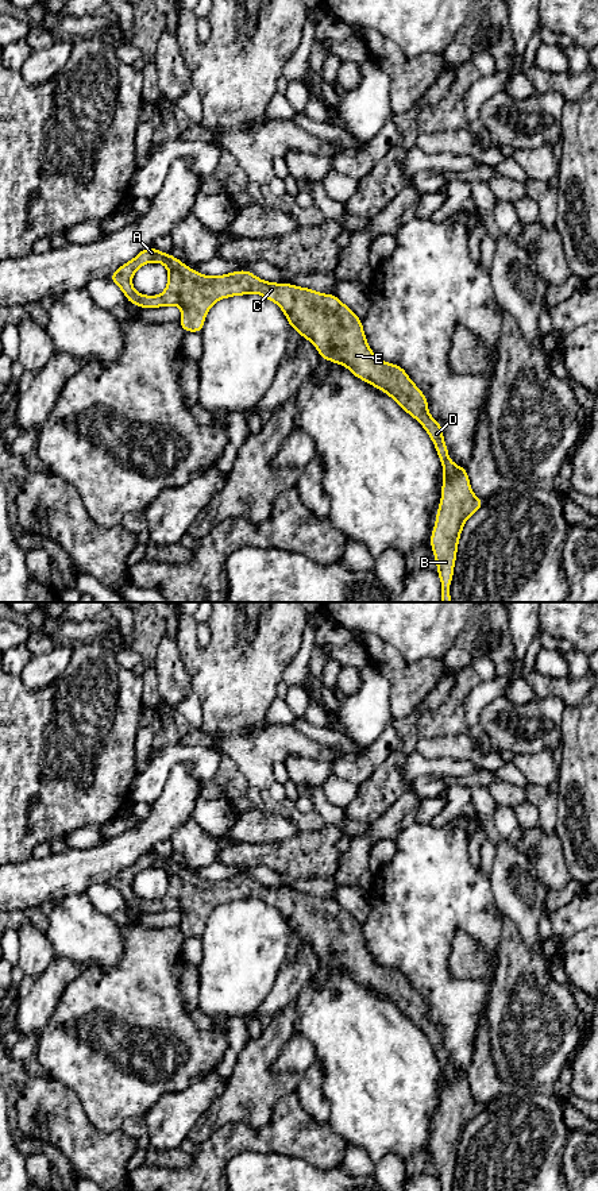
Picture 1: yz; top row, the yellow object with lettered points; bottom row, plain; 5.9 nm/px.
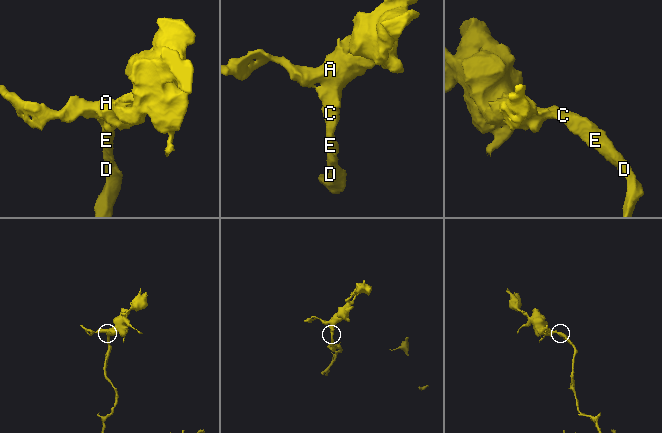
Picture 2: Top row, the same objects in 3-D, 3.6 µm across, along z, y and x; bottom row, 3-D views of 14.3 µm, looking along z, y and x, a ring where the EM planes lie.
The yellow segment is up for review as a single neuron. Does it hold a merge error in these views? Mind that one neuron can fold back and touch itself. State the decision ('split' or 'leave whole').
leave whole

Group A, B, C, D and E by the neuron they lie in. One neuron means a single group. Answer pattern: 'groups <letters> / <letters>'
groups A B C D E

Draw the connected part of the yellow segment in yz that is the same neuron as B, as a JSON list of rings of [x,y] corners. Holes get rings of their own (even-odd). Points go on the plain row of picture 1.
[[[154,852],[142,855],[108,882],[132,910],[144,914],[178,910],[182,913],[180,929],[184,937],[202,934],[211,911],[227,902],[258,898],[275,907],[297,933],[301,943],[312,947],[323,964],[346,971],[356,983],[383,995],[414,1022],[427,1036],[443,1069],[441,1106],[431,1140],[431,1152],[437,1169],[441,1191],[450,1191],[456,1167],[459,1142],[464,1128],[483,1111],[471,1095],[467,1074],[456,1071],[448,1061],[443,1033],[428,1018],[428,1005],[408,982],[406,976],[379,965],[367,949],[359,924],[335,899],[292,889],[259,884],[247,875],[209,882],[192,875],[171,859]],[[159,867],[169,876],[167,891],[159,901],[139,899],[132,889],[135,876],[146,868]]]

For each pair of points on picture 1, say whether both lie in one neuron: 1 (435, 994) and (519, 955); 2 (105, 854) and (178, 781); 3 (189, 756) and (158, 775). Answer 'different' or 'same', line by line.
1: different
2: same
3: same

